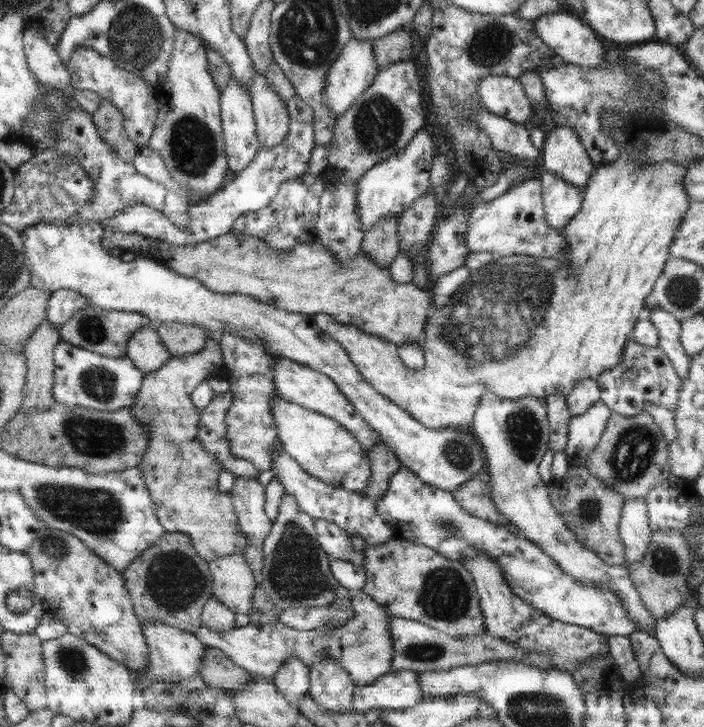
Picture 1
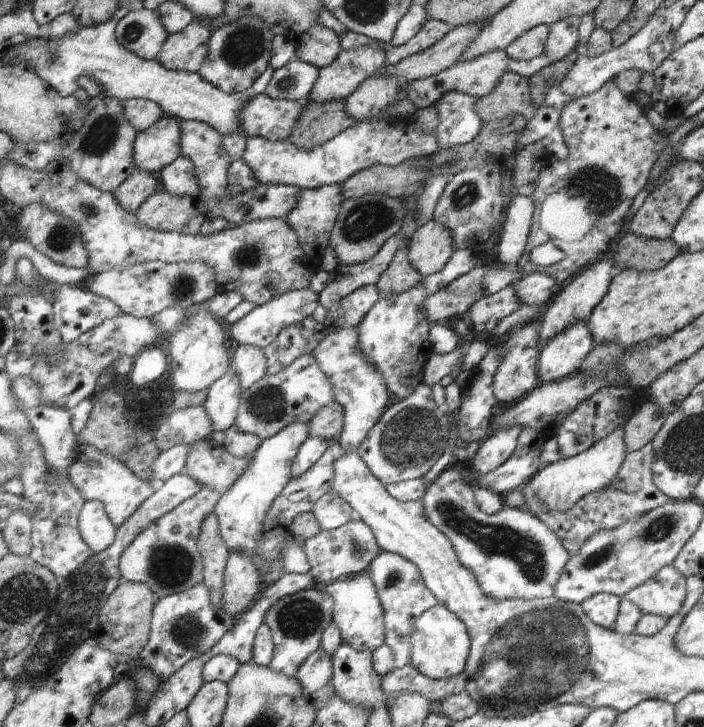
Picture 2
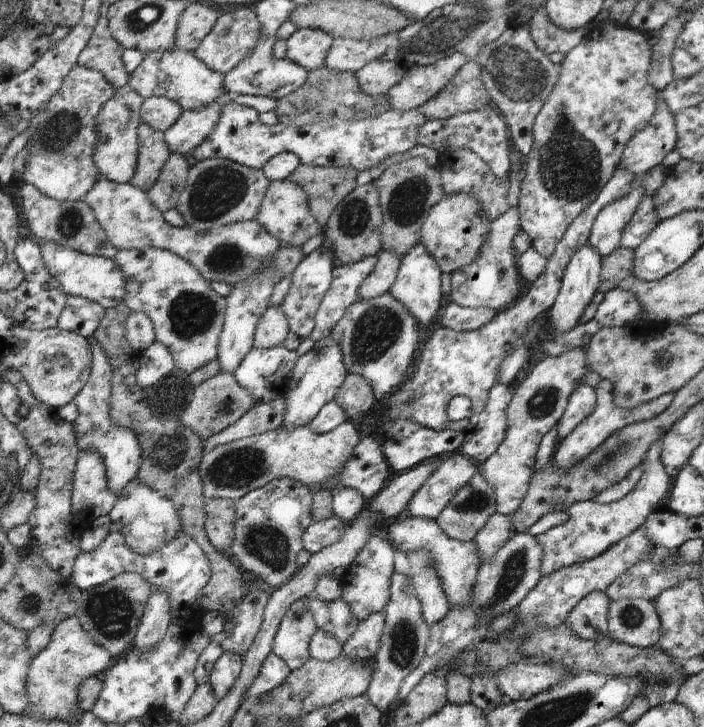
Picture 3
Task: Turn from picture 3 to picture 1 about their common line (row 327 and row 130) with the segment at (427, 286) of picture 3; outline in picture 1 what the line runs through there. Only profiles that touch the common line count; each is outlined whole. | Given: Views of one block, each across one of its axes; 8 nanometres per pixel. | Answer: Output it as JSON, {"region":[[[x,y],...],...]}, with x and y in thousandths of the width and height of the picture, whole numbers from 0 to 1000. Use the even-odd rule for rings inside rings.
{"region":[[[595,177],[578,201],[564,206],[547,221],[537,223],[524,230],[509,246],[507,254],[507,293],[514,309],[514,316],[528,311],[533,305],[567,294],[584,283],[592,271],[601,268],[609,257],[609,231],[618,215],[615,190],[604,179]]]}

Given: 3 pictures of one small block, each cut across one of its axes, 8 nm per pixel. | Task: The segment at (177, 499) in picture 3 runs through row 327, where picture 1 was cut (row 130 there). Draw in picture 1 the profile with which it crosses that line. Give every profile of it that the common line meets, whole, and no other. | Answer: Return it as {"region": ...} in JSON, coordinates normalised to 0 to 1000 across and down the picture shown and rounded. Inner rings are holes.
{"region":[[[143,136],[138,150],[129,155],[129,162],[135,177],[141,180],[141,188],[155,198],[166,216],[188,224],[197,204],[180,190],[173,175],[173,160],[166,149],[153,138]]]}

